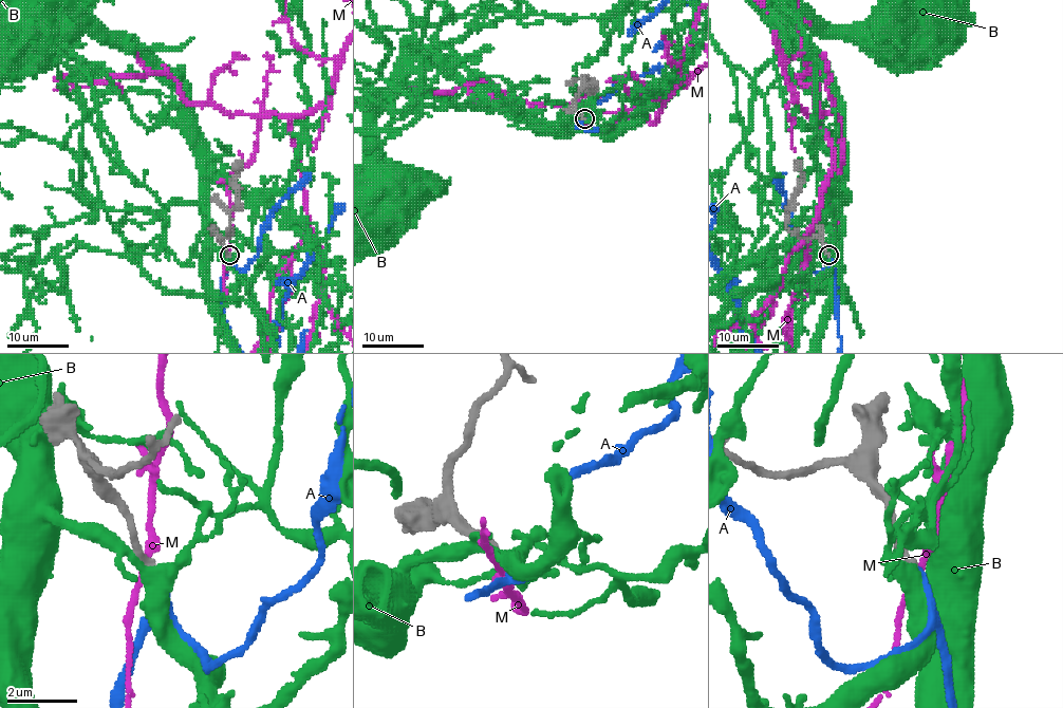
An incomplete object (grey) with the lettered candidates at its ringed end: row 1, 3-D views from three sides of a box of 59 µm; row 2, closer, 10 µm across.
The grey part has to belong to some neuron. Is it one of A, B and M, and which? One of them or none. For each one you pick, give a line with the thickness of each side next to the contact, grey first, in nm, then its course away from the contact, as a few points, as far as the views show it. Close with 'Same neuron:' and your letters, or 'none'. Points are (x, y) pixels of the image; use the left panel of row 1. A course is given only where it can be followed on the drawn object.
A: 220 nm thick on the grey side, 190 nm on the other
Same neuron: A

